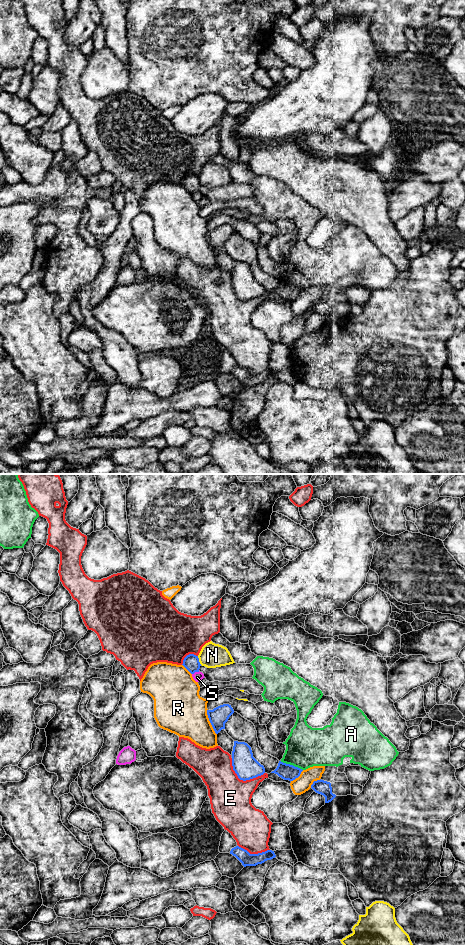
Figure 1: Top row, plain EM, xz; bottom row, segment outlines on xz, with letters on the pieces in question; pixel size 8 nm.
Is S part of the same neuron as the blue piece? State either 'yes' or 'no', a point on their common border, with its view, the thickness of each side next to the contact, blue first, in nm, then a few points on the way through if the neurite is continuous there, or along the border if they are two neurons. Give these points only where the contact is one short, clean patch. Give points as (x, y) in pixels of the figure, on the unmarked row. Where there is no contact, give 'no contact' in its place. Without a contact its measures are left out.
no; meets blue in xz at (195, 191); 130 nm thick on the blue side, 80 nm on the other; border along xz (199, 191), (192, 194)

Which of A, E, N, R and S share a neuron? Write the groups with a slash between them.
A / E / N / R / S

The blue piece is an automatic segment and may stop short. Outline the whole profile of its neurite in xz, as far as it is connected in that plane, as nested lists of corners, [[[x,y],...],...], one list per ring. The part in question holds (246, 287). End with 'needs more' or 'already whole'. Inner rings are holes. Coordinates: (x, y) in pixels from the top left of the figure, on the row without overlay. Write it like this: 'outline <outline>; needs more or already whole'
outline [[[234,261],[232,286],[240,300],[246,301],[265,293],[265,288],[254,277],[251,267],[245,262]]]; already whole

